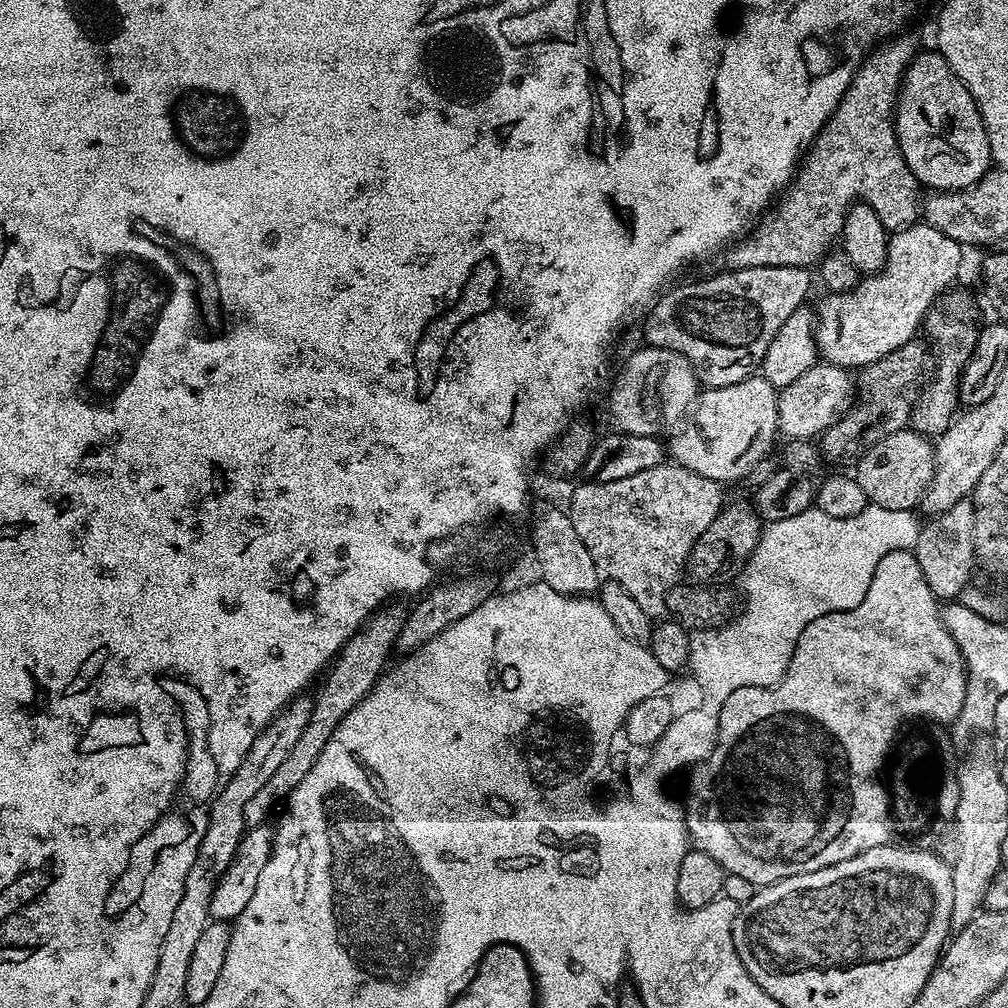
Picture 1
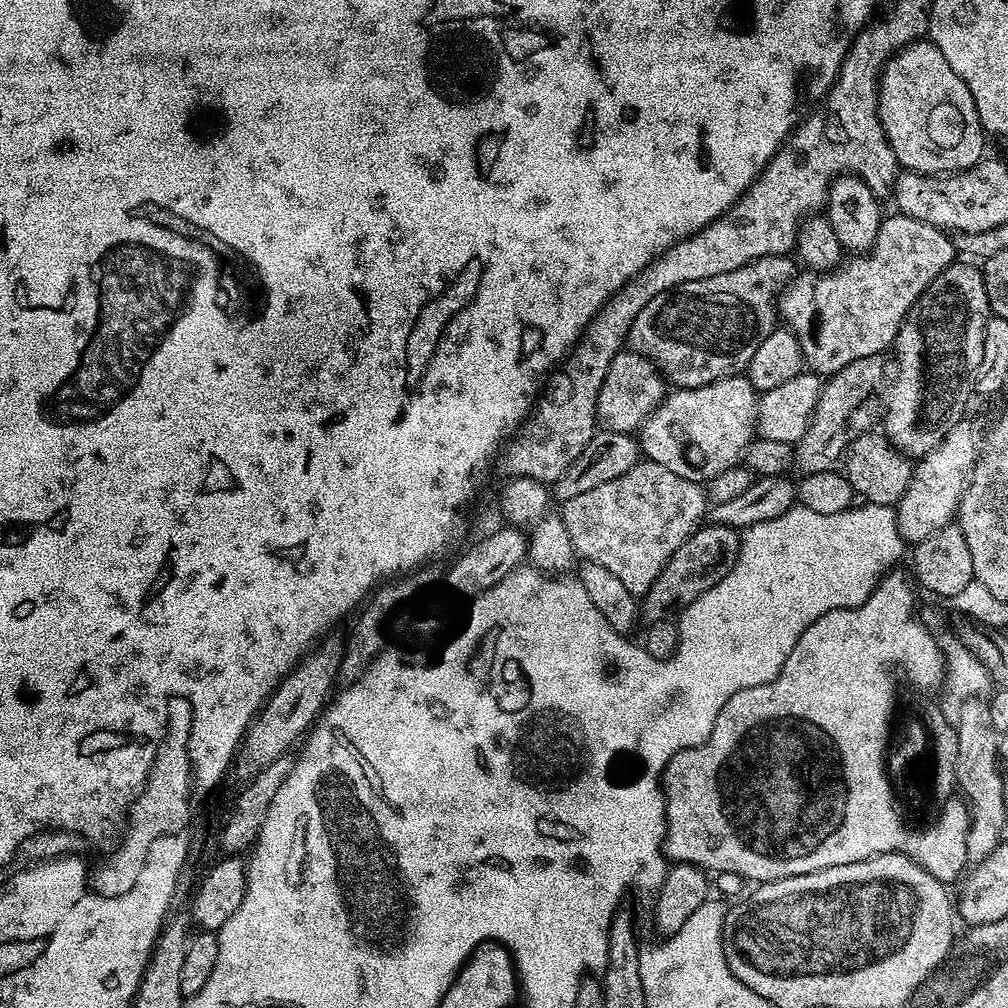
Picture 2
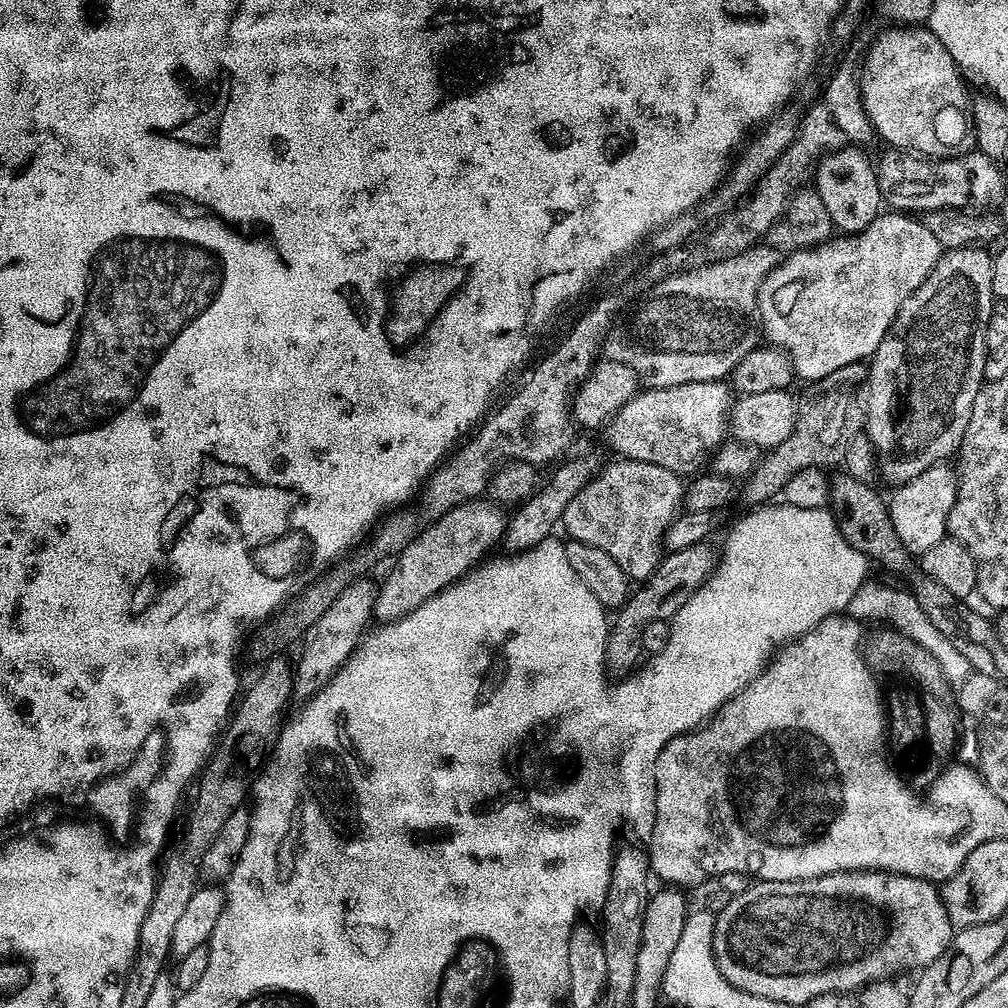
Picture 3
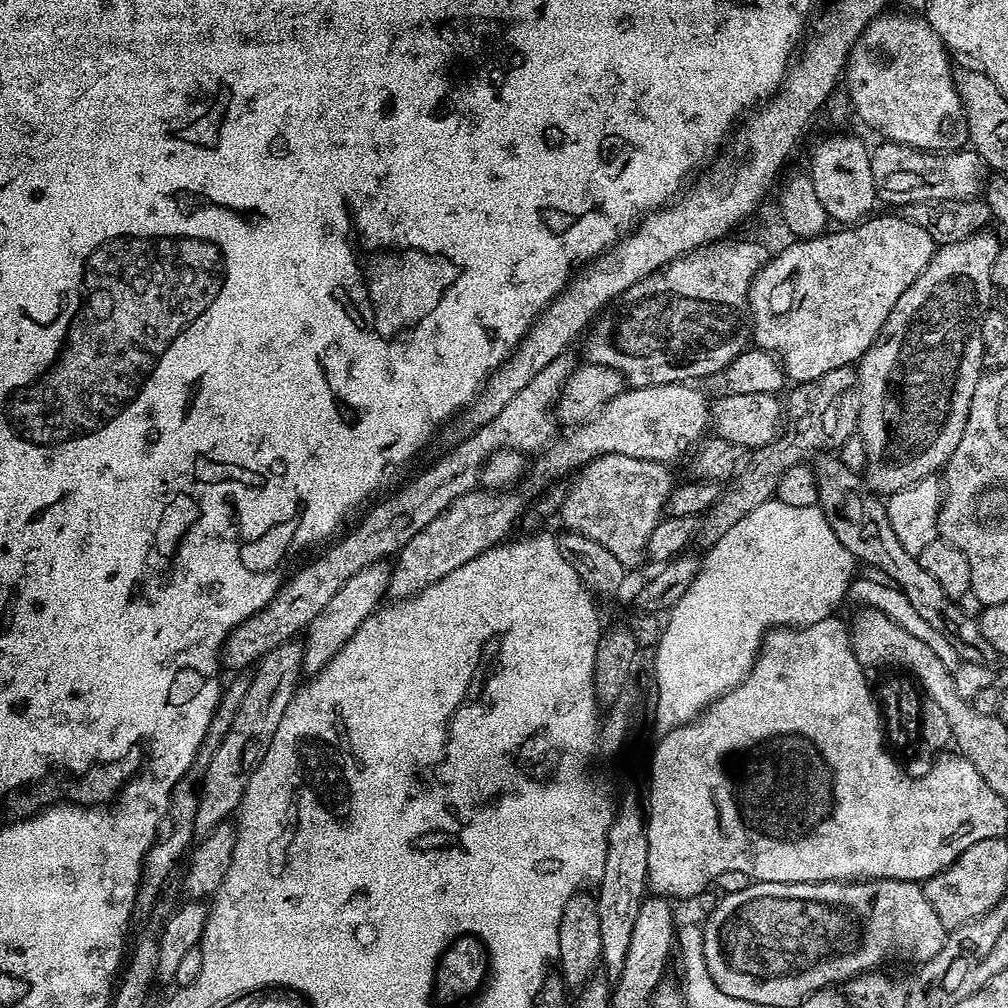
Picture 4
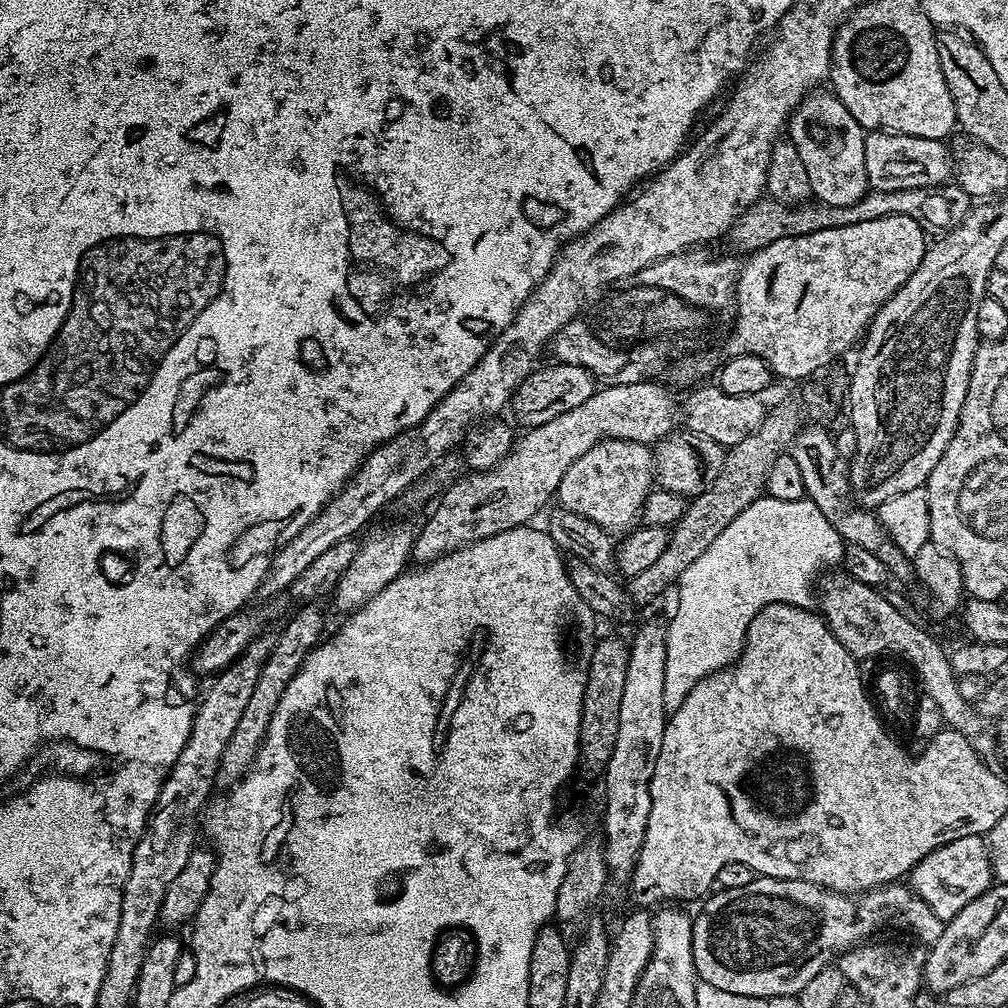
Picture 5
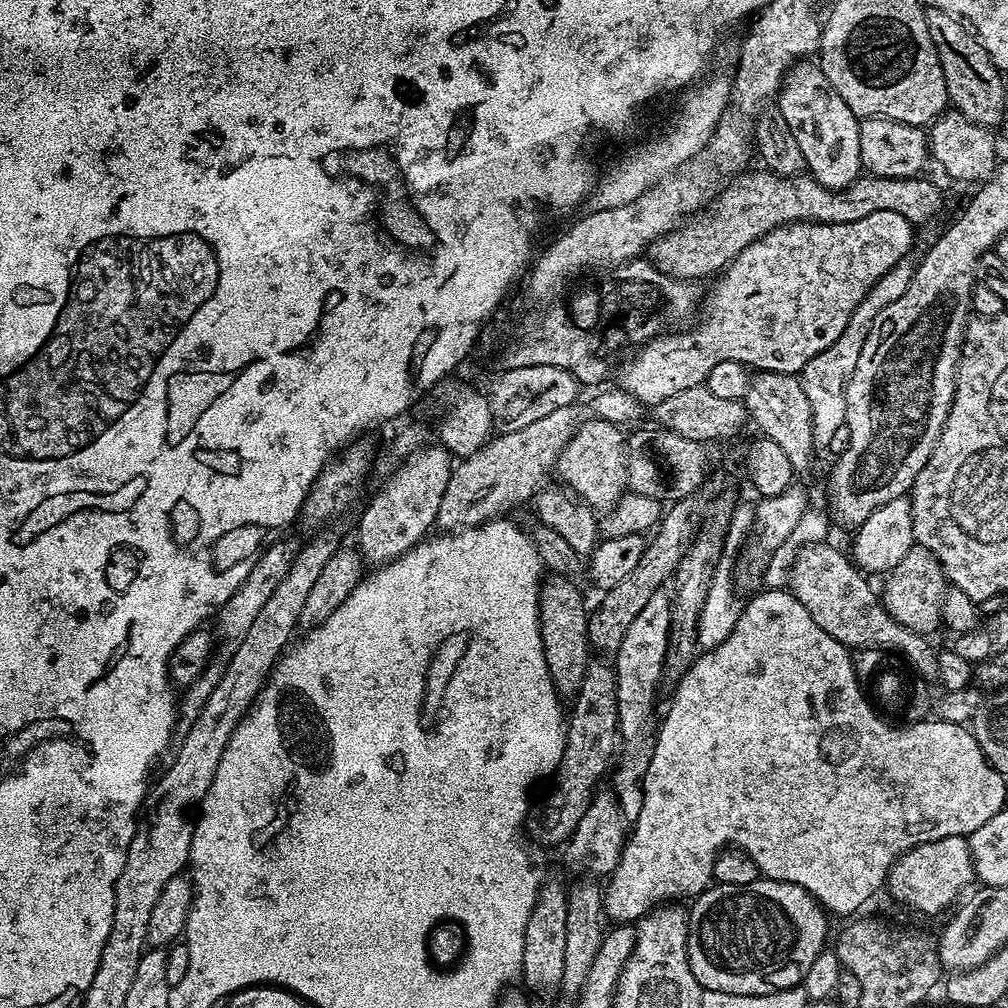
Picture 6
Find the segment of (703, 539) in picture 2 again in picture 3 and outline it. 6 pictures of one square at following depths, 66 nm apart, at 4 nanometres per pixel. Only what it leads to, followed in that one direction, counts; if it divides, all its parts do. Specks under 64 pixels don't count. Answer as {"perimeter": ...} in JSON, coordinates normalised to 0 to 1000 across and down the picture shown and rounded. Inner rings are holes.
{"perimeter":[[[701,535],[679,545],[656,551],[655,561],[643,570],[642,575],[626,584],[623,595],[613,604],[603,628],[602,658],[627,659],[637,651],[637,629],[645,617],[666,616],[667,611],[681,599],[681,593],[691,587],[706,572],[712,559],[711,545],[706,545]]]}

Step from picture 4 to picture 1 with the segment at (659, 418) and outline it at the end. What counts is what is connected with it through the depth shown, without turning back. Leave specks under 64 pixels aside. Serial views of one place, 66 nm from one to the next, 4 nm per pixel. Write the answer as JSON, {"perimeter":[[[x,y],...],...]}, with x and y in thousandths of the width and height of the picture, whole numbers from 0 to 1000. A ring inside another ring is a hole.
{"perimeter":[[[747,371],[739,375],[736,379],[728,379],[724,383],[716,383],[715,385],[698,385],[693,390],[692,396],[689,398],[687,409],[687,421],[680,423],[676,429],[668,431],[664,437],[661,437],[661,448],[665,453],[666,459],[676,460],[681,466],[688,466],[688,470],[696,470],[696,474],[704,474],[710,477],[711,480],[718,482],[721,481],[721,476],[737,477],[739,472],[742,471],[748,462],[752,462],[752,458],[756,458],[762,451],[762,447],[766,444],[766,439],[772,437],[772,426],[770,420],[772,419],[772,409],[770,407],[770,391],[771,386],[764,383],[764,379],[760,379],[758,374],[753,371]]]}

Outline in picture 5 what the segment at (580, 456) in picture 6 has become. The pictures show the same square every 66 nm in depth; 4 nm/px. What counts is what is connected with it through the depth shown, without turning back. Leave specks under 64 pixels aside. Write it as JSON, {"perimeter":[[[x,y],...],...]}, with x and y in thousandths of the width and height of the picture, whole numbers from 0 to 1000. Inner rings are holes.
{"perimeter":[[[595,437],[577,454],[558,470],[558,478],[554,482],[551,495],[556,496],[555,503],[562,508],[568,508],[604,530],[619,530],[636,515],[644,488],[649,484],[649,450],[641,440],[629,440],[624,437]]]}

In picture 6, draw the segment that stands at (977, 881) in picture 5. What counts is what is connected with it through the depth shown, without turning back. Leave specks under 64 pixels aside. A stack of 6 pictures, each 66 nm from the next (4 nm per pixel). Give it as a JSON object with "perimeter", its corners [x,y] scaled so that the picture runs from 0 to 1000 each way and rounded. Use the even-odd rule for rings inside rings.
{"perimeter":[[[939,829],[931,831],[931,835],[908,837],[899,847],[895,847],[881,864],[879,885],[891,896],[898,897],[909,905],[929,909],[932,905],[939,906],[953,892],[952,884],[960,876],[965,876],[965,873],[964,845],[960,841],[959,832]]]}

